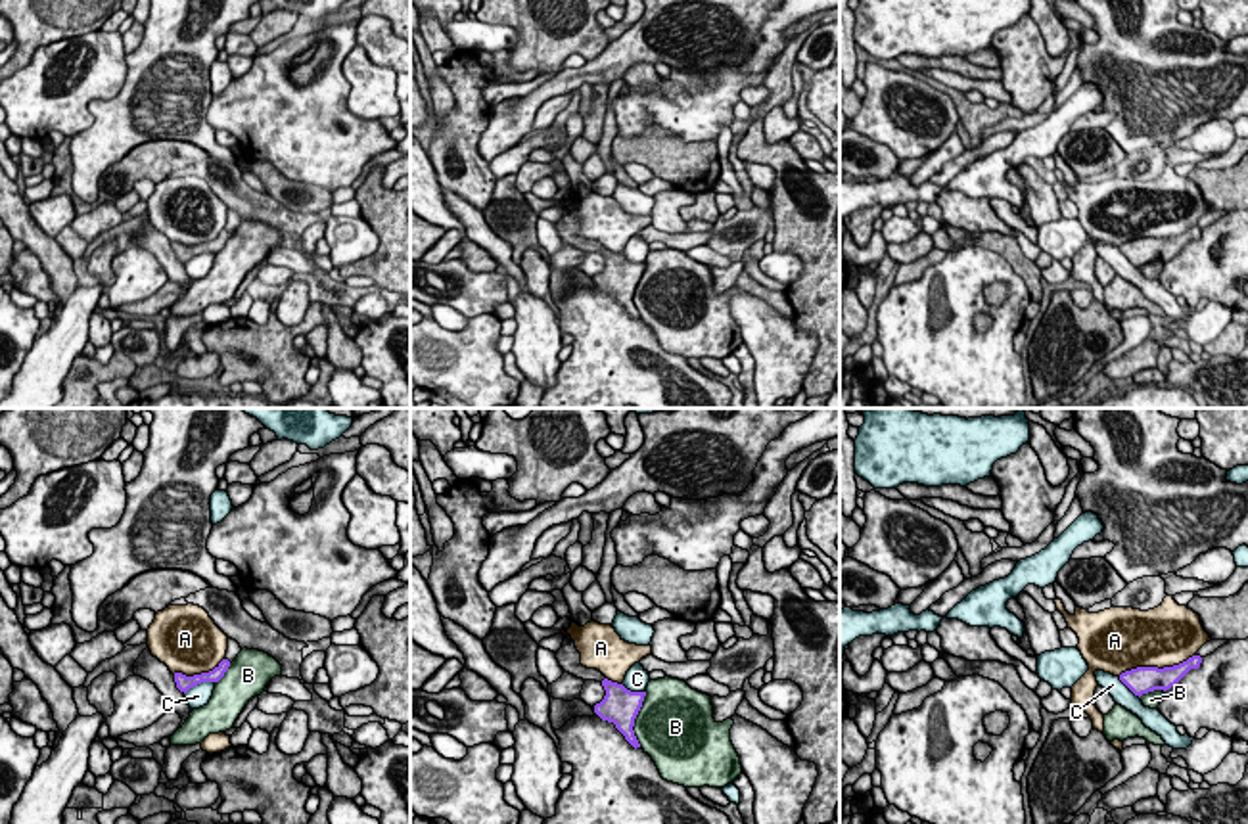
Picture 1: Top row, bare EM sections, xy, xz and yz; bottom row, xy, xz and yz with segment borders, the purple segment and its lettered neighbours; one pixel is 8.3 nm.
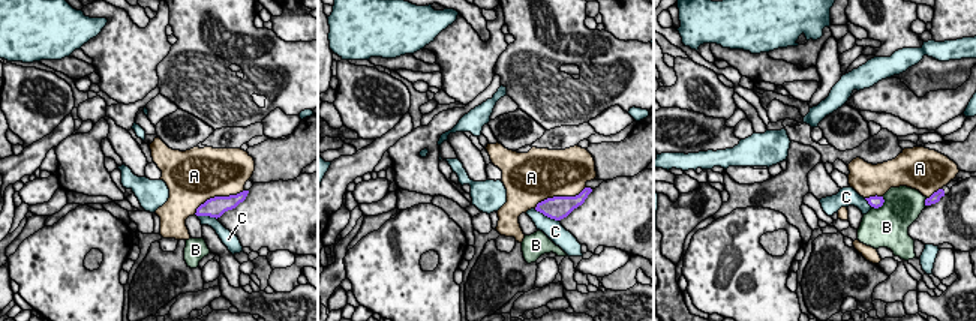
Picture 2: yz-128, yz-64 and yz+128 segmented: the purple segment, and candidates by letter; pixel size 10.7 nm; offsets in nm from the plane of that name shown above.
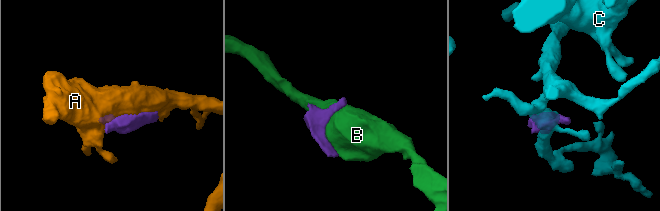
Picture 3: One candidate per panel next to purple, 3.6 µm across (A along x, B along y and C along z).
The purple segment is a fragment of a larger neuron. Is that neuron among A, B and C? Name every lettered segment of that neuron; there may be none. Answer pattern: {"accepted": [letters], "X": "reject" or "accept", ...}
{"accepted": [], "A": "reject", "B": "reject", "C": "reject"}

